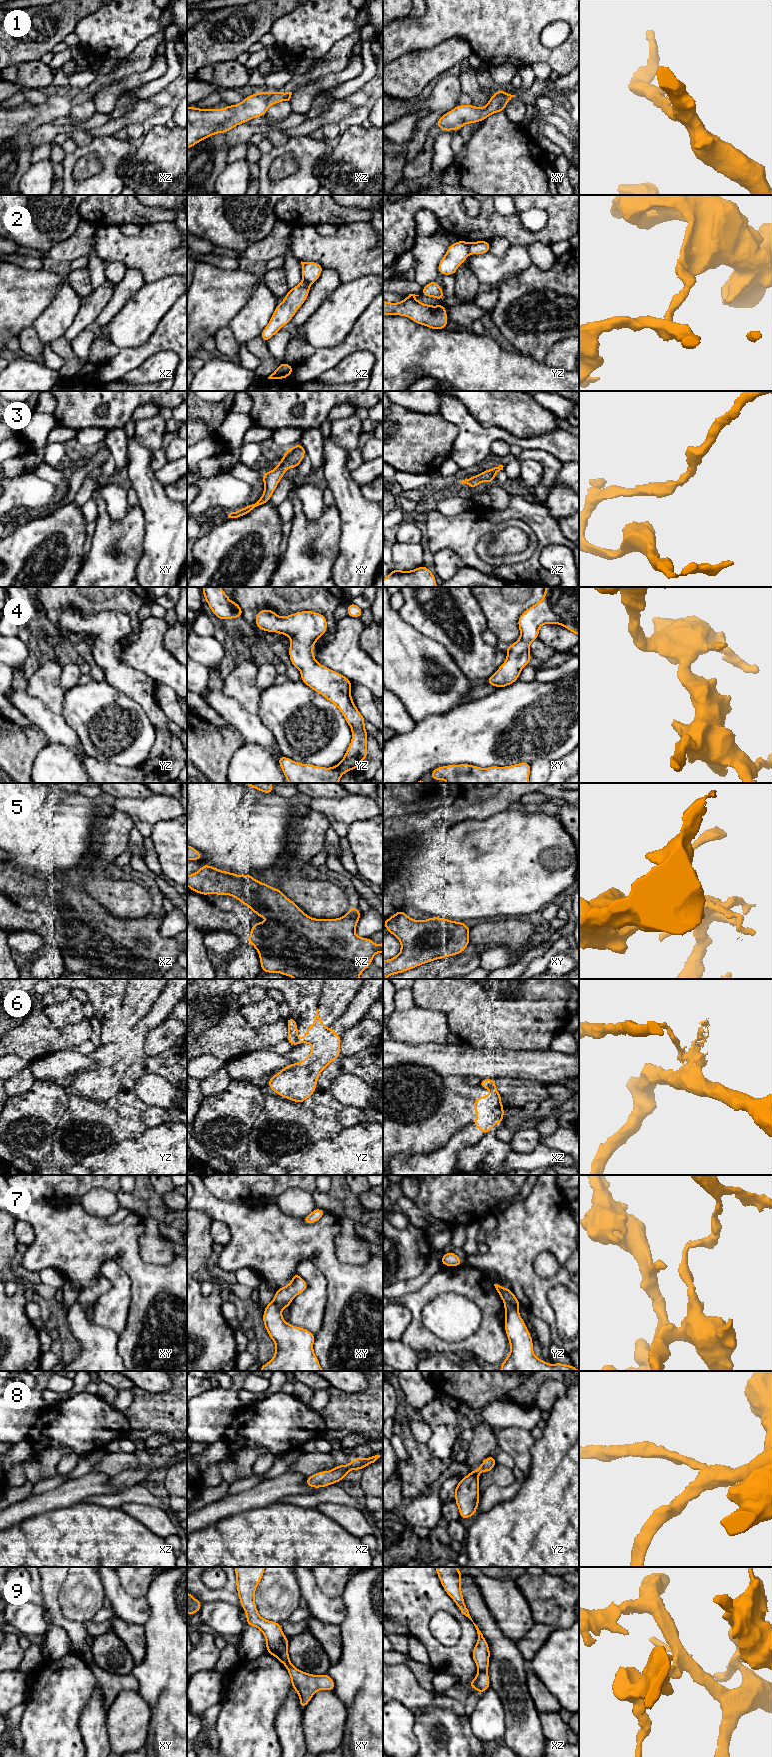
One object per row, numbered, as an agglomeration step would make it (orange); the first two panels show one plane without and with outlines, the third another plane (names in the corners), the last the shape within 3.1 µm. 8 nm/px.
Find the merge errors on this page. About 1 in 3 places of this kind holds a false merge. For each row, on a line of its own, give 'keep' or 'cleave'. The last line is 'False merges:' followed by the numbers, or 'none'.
1: keep
2: cleave
3: keep
4: keep
5: keep
6: cleave
7: cleave
8: keep
9: cleave
False merges: 2, 6, 7, 9

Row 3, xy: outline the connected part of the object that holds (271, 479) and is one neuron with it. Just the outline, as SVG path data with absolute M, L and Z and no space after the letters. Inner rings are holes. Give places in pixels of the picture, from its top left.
M300 443L293 446L290 450L285 451L282 460L278 462L275 469L269 472L263 472L262 480L264 482L264 492L258 501L253 504L249 504L238 511L231 512L228 515L228 518L243 517L252 510L256 509L258 506L267 504L281 478L284 477L287 469L297 468L306 453L305 448Z

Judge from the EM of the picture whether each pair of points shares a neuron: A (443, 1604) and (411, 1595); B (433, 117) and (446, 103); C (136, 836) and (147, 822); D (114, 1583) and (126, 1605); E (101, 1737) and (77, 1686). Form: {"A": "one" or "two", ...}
{"A": "one", "B": "two", "C": "two", "D": "one", "E": "two"}

